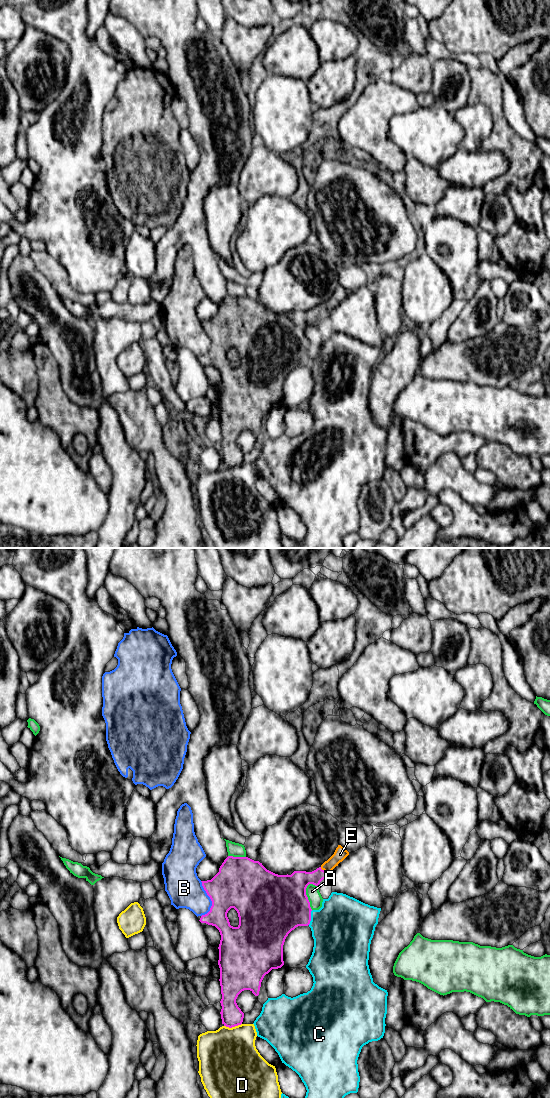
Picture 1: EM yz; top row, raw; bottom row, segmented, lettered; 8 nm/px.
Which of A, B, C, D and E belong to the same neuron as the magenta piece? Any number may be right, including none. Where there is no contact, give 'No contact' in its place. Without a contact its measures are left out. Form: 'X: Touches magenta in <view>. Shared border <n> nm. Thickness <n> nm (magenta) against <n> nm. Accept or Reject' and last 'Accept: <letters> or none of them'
A: Touches magenta in yz. Shared border 220 nm. Thickness 480 nm (magenta) against 110 nm. Reject
B: Touches magenta in yz. Shared border 280 nm. Thickness 380 nm (magenta) against 280 nm. Reject
C: Touches magenta in yz. Shared border 120 nm. Thickness 420 nm (magenta) against 460 nm. Reject
D: Touches magenta in yz. Shared border 150 nm. Thickness 170 nm (magenta) against 460 nm. Reject
E: Touches magenta in yz. Shared border 90 nm. Thickness 170 nm (magenta) against 100 nm. Accept
Accept: E

